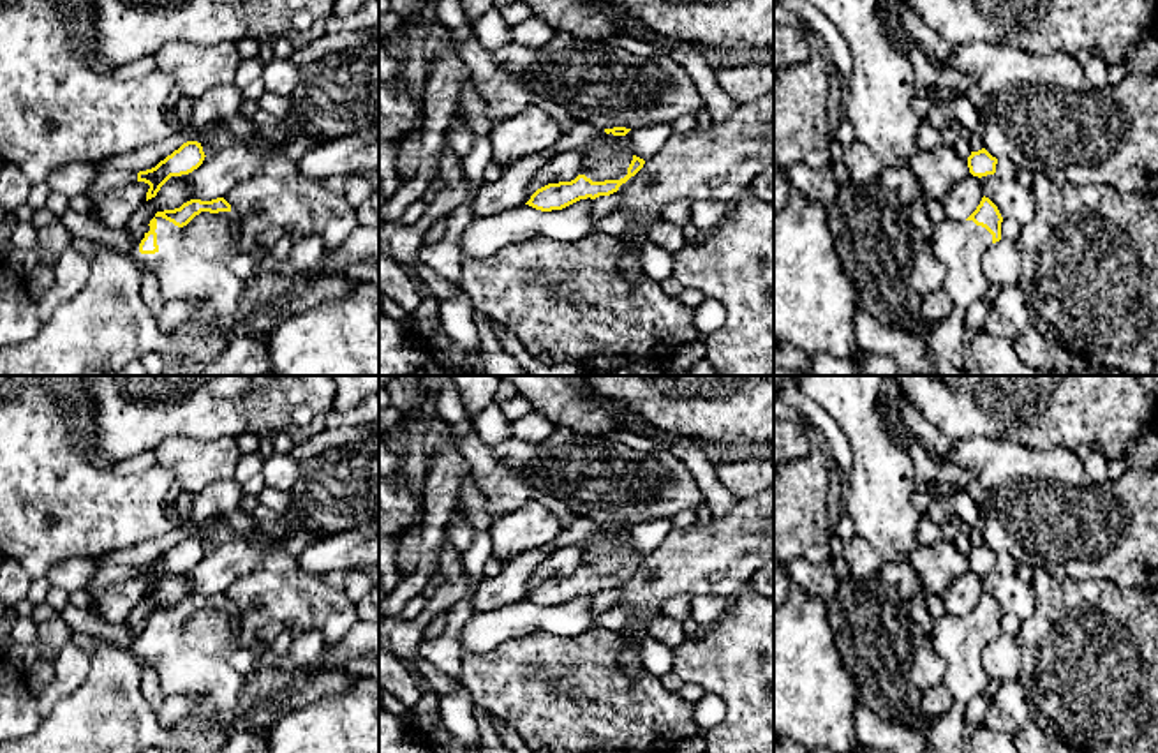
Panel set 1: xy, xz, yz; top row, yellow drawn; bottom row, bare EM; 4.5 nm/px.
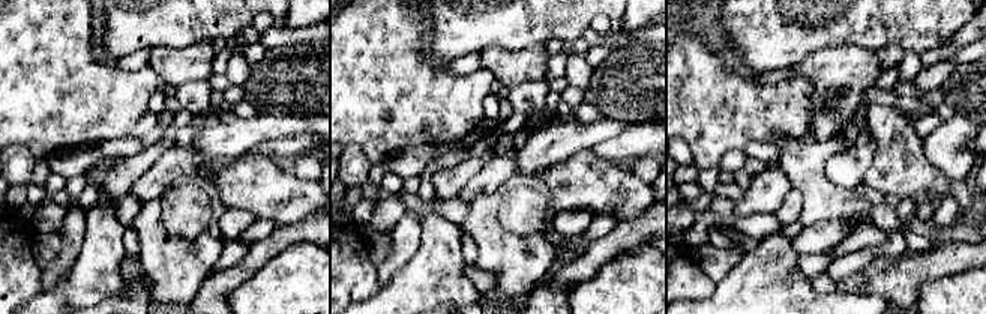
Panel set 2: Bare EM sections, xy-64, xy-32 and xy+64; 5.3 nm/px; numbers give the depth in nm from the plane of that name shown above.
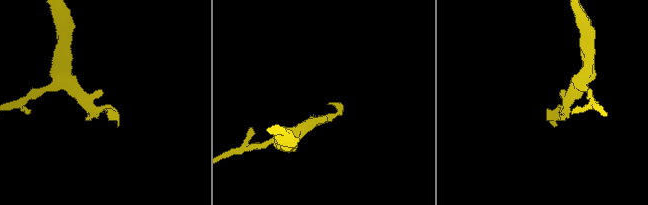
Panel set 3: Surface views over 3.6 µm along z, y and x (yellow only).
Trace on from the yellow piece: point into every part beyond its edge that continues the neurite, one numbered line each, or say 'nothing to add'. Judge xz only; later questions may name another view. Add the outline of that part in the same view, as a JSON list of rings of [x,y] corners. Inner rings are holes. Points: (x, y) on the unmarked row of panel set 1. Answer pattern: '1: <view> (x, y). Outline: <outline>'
1: xz (610, 554). Outline: [[[619,534],[598,536],[583,543],[582,570],[592,577],[620,575],[633,555],[631,545]]]

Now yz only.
1: yz (959, 641). Outline: [[[946,612],[934,619],[931,645],[946,665],[945,684],[954,698],[948,712],[927,721],[925,735],[938,753],[966,753],[969,728],[964,712],[991,681],[982,661],[991,640],[992,630],[973,615]]]

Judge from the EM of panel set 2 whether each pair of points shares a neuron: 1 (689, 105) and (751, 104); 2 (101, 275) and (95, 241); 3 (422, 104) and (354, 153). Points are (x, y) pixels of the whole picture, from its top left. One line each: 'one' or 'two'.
1: one
2: one
3: two

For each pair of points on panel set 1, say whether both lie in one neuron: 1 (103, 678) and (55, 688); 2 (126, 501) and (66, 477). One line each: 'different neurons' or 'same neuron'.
1: different neurons
2: same neuron

